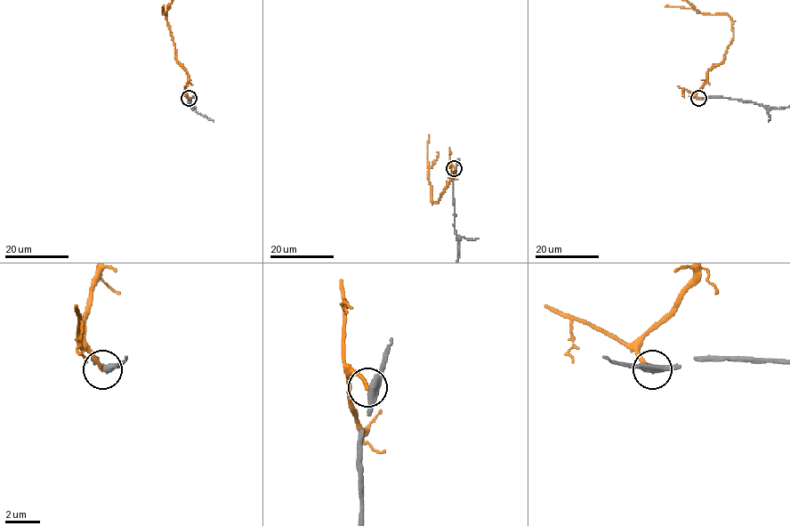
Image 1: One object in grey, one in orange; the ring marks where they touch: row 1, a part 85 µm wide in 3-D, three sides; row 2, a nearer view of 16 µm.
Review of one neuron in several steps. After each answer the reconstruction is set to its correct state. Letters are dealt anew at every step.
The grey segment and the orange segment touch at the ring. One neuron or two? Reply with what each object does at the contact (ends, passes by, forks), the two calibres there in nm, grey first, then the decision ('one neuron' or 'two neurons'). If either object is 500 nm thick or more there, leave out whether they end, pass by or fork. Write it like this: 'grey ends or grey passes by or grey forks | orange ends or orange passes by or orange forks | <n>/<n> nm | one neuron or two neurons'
grey passes by | orange ends | 400/220 nm | two neurons

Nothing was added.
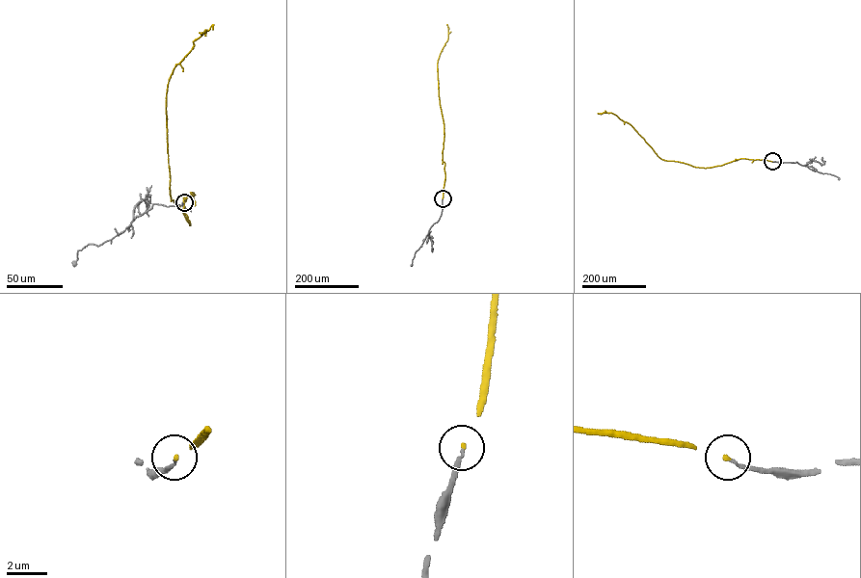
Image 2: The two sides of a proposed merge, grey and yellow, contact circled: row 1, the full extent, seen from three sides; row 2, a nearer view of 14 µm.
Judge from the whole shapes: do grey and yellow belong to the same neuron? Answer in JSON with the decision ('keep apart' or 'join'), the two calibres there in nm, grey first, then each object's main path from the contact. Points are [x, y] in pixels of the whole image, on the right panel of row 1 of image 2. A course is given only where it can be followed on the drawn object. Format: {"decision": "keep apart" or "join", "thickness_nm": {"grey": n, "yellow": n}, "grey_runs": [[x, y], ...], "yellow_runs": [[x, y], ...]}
{"decision": "join", "thickness_nm": {"grey": 150, "yellow": 140}, "grey_runs": [[772, 161], [796, 162], [839, 179]], "yellow_runs": [[772, 161], [740, 158], [705, 168], [667, 161], [659, 158], [629, 123], [611, 113], [598, 113]]}

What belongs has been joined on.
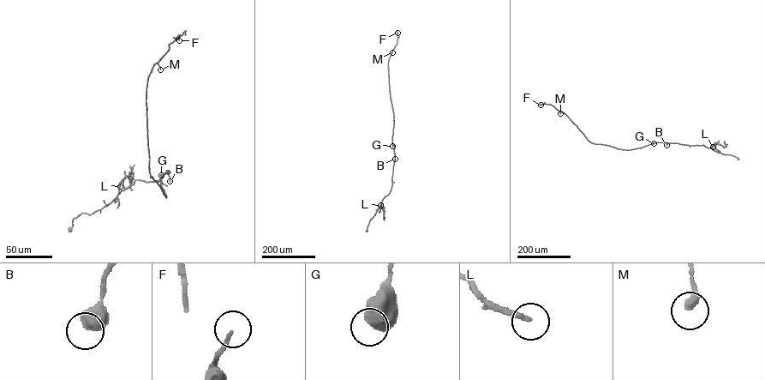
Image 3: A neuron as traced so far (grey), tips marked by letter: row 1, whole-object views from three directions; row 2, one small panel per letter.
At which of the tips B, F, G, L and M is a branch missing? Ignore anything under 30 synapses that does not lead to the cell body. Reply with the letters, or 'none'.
L

